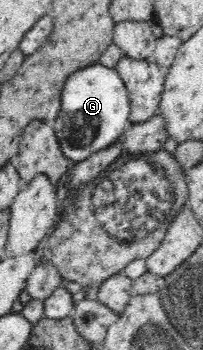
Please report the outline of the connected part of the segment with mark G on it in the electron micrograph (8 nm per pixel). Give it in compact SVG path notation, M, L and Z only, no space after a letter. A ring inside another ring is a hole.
M96 62L66 78L60 94L60 112L52 127L63 154L77 163L118 141L130 124L129 112L130 99L122 77L116 69Z

